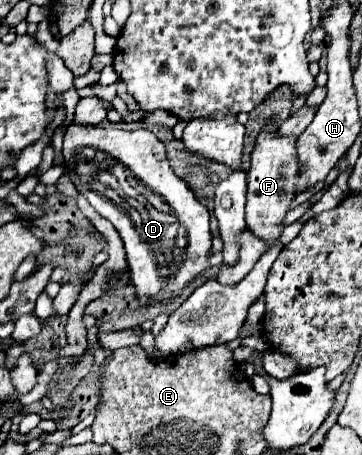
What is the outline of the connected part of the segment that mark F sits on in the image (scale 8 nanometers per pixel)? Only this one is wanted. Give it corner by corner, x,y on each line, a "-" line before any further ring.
265,126
257,138
257,146
251,152
251,168
247,172
247,228
267,240
271,246
273,240
279,238
281,222
285,212
295,198
295,176
297,176
297,160
295,160
295,138
281,138
273,132
273,126

